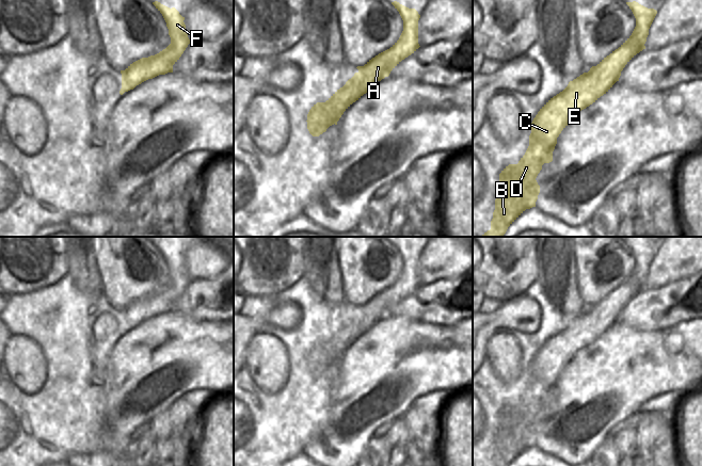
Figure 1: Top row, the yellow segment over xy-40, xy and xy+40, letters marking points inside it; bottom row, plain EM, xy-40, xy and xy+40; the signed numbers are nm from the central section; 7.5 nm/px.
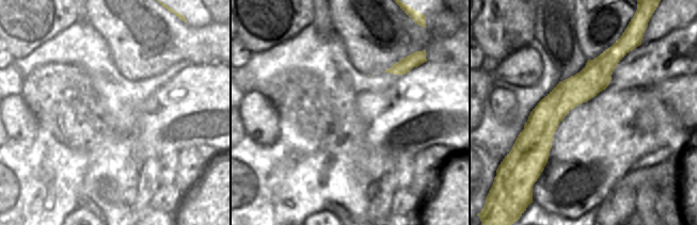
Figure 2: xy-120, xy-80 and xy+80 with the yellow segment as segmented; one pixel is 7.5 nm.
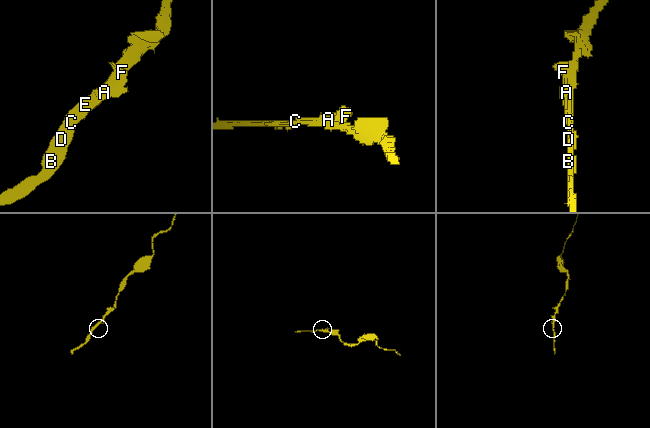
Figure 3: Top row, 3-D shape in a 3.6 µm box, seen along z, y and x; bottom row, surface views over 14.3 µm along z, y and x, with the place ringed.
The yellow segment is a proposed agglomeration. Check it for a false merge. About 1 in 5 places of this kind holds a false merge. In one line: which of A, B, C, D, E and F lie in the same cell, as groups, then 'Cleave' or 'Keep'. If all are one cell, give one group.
Groups: A B C D E F. Keep

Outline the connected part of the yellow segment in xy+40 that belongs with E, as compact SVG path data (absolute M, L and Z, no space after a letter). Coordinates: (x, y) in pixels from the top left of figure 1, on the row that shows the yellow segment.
M636 1L626 2L636 18L632 35L588 73L584 73L551 98L531 125L529 146L517 164L509 164L499 174L499 187L491 229L481 237L504 237L508 227L526 210L536 207L540 186L536 178L542 165L553 161L557 138L570 120L595 102L619 81L625 65L645 49L649 29L657 14Z

